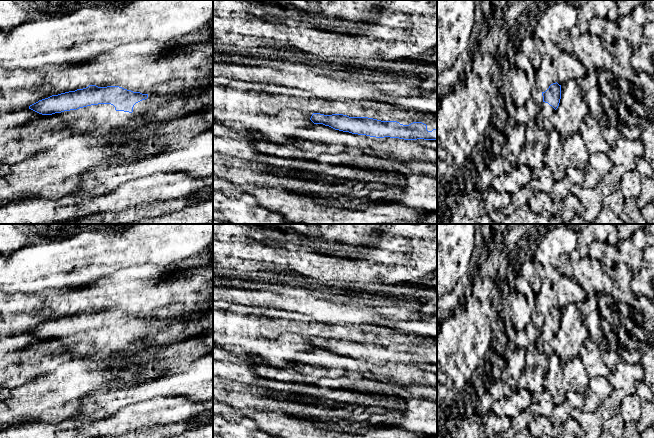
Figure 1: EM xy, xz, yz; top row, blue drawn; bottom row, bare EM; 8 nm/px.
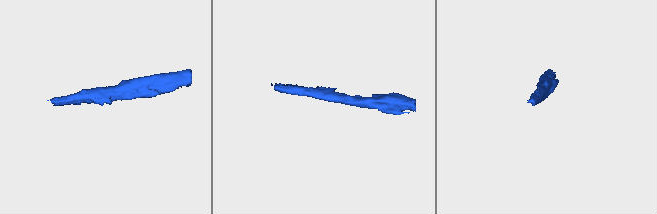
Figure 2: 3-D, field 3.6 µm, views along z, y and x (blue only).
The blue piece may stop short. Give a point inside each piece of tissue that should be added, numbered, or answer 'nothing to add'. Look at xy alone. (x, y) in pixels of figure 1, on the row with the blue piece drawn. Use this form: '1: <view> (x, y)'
1: xy (163, 72)
2: xy (71, 117)

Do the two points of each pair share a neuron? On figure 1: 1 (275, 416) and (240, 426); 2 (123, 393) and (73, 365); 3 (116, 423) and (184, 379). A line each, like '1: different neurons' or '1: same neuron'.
1: different neurons
2: different neurons
3: different neurons

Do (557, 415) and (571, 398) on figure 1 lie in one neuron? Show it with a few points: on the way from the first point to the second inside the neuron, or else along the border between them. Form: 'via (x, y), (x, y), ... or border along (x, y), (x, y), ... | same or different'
via (561, 411), (570, 402) | same

